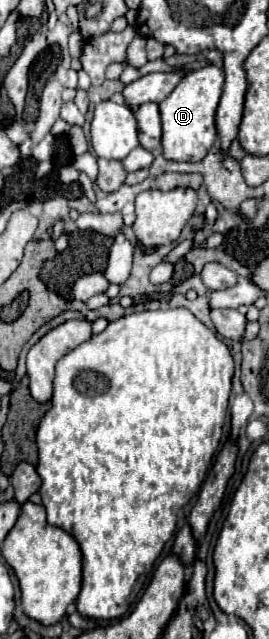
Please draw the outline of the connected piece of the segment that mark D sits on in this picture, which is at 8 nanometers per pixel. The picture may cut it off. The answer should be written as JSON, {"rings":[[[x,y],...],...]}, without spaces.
{"rings":[[[207,65],[199,71],[187,73],[179,85],[159,103],[163,123],[163,157],[171,161],[201,161],[209,147],[217,141],[215,113],[223,91],[223,71],[215,65]]]}

